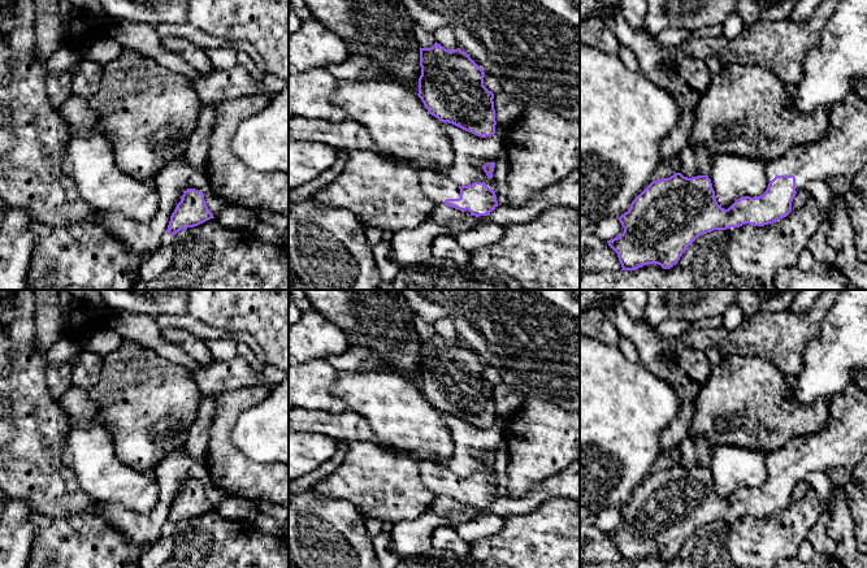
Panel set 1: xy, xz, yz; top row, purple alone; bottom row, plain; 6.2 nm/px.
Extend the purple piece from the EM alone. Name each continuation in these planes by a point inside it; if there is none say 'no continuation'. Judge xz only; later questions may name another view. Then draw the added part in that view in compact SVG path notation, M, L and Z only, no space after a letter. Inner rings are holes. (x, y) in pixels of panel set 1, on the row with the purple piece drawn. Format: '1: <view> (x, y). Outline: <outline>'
1: xz (437, 187). Outline: M421 170L420 187L435 205L443 205L446 199L460 198L460 185L434 170Z

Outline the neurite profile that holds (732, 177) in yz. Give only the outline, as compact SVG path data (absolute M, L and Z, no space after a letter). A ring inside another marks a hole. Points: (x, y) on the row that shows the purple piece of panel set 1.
M724 153L714 157L708 172L718 204L728 209L744 196L762 196L767 187L766 162Z

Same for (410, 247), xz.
M430 216L411 230L394 233L389 260L399 268L425 263L432 257L432 240L447 234L450 231Z

